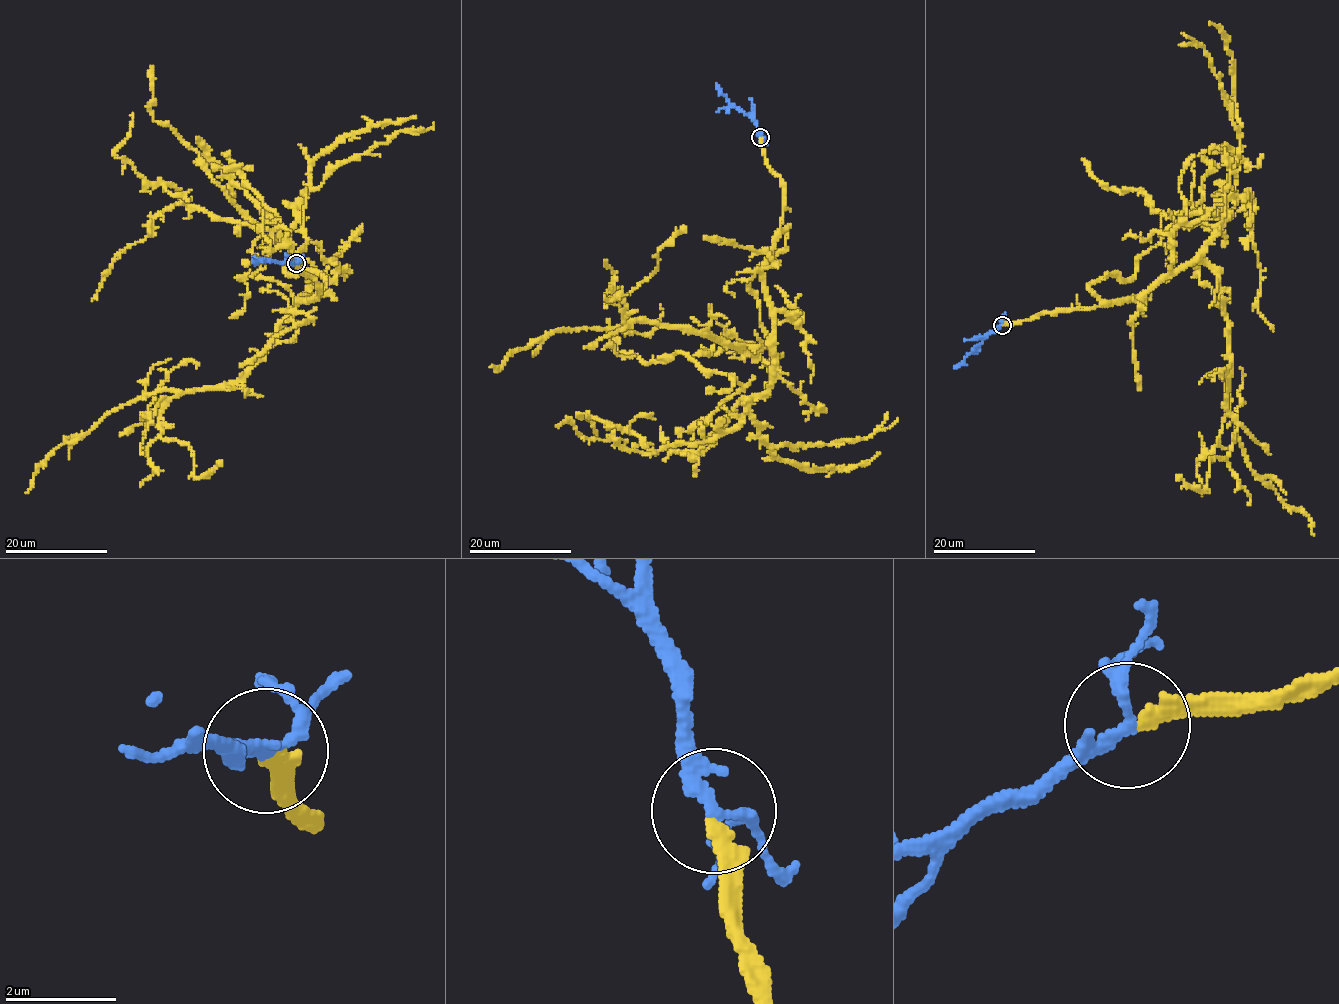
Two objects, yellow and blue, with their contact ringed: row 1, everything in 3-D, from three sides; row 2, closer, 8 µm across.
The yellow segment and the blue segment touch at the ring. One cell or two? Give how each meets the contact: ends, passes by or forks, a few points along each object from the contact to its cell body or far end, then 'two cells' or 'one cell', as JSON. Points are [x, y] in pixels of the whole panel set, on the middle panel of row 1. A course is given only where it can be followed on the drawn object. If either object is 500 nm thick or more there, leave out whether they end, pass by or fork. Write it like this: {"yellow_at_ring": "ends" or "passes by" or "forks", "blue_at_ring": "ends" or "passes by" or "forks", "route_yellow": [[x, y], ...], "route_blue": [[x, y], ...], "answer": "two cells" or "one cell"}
{"yellow_at_ring": "ends", "blue_at_ring": "forks", "route_yellow": [[760, 138], [783, 192], [763, 271], [763, 397], [731, 414], [733, 378], [677, 352], [622, 354], [617, 335]], "route_blue": [[760, 137], [750, 116], [731, 104], [715, 82]], "answer": "one cell"}

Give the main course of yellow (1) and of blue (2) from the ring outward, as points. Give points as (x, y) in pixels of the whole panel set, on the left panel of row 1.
1: (296, 263), (318, 300), (299, 303), (309, 271), (273, 211), (269, 231), (244, 215), (153, 118), (153, 65)
2: (296, 263), (267, 259), (251, 262)

